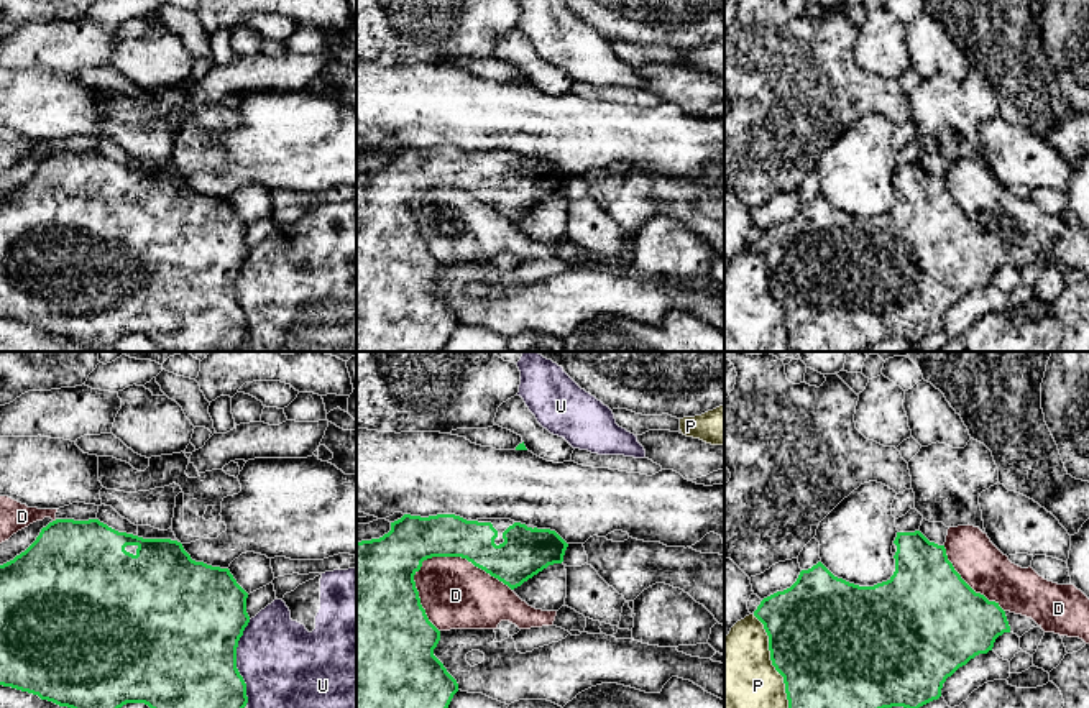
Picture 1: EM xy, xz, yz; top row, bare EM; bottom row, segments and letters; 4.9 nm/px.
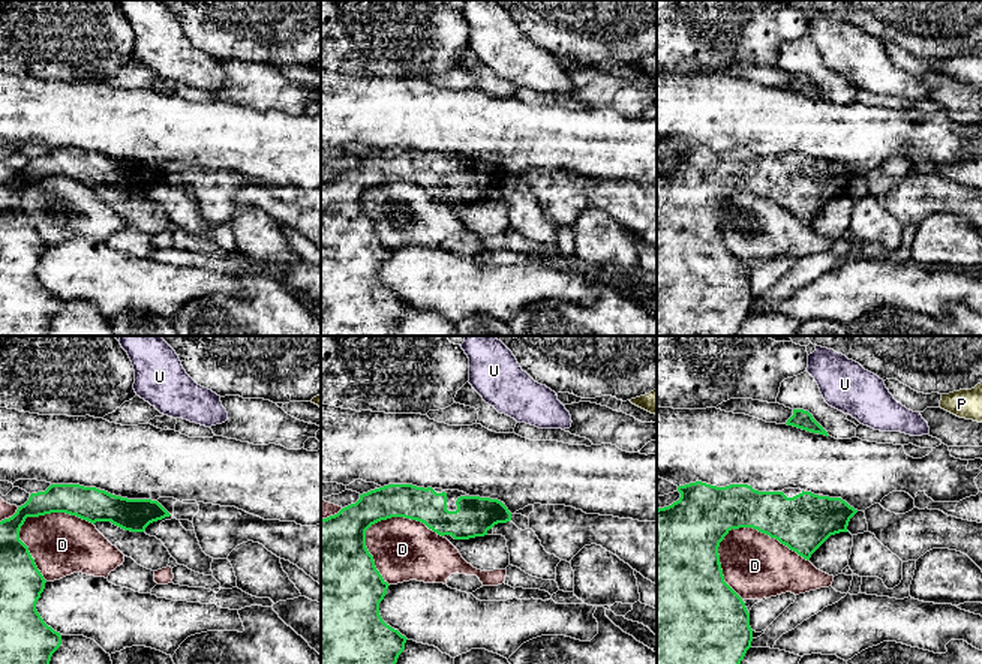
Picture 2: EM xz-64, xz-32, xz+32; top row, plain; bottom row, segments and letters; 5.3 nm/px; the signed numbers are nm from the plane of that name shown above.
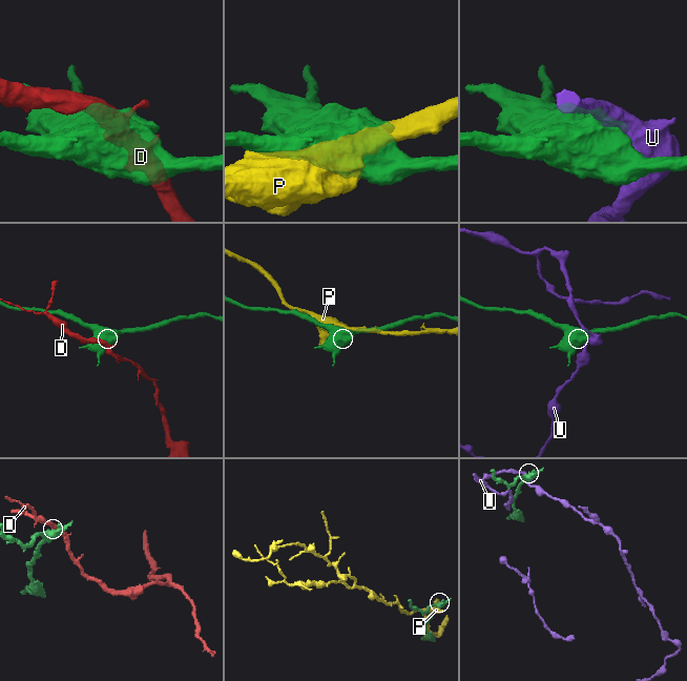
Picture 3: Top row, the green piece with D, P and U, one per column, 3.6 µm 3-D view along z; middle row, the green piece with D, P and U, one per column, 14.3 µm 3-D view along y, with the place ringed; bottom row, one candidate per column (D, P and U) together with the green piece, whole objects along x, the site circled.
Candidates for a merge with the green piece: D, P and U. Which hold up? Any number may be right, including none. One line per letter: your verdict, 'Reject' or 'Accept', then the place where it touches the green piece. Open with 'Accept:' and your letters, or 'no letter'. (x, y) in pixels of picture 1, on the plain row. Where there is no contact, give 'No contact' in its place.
Accept: no letter
D: Reject. Touches green at xz (460, 188)
P: Reject. Touches green at yz (774, 298)
U: Reject. Touches green at xy (235, 294)

